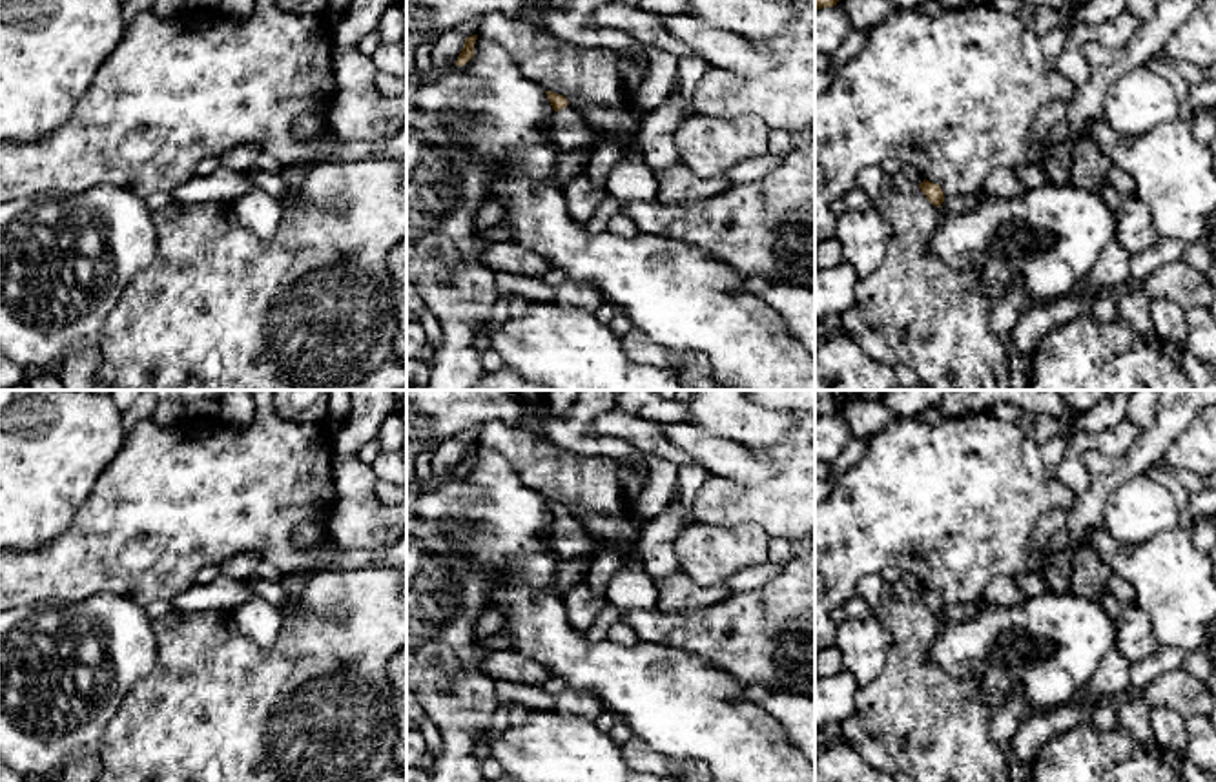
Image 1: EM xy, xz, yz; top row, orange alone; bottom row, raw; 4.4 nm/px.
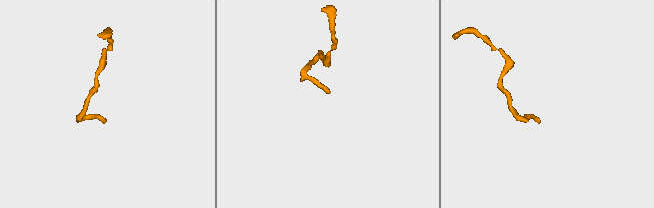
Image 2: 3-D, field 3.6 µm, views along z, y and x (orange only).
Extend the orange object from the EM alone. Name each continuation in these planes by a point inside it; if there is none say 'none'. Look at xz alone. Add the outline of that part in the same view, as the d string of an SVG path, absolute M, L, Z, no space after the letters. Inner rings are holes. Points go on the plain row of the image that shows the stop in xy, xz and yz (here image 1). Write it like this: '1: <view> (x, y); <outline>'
1: xz (569, 540); M567 514L554 520L552 550L560 560L574 560L598 554L602 543L594 540L574 516Z

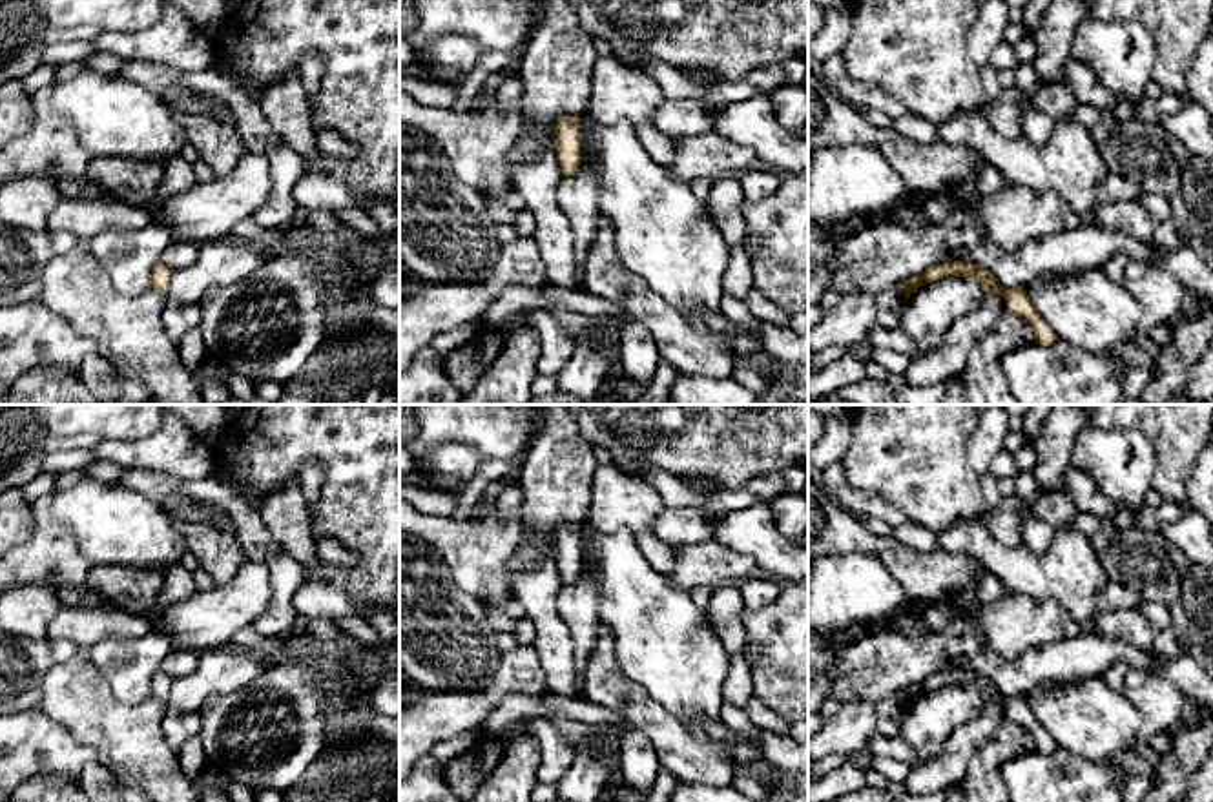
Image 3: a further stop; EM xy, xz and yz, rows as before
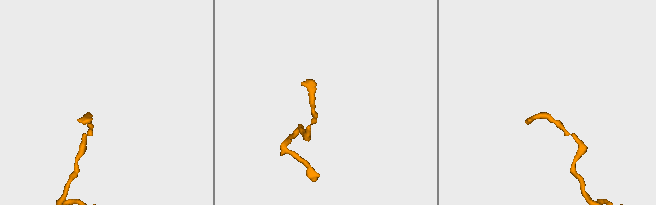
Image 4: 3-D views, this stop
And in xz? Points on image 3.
none

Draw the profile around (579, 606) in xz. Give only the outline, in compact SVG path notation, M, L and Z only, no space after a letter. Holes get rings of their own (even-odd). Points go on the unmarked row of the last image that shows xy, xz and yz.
M582 567L578 580L564 585L560 591L556 605L575 642L576 698L586 702L584 671L596 643L600 623L600 602L595 578Z

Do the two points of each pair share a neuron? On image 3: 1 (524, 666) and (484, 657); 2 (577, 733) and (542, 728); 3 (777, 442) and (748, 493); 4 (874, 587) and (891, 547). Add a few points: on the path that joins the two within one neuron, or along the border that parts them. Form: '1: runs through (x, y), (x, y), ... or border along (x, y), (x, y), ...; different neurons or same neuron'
1: border along (504, 653), (495, 677), (484, 688), (471, 693); different neurons
2: border along (549, 720), (575, 755); different neurons
3: border along (781, 469), (757, 474), (734, 489), (719, 489); different neurons
4: border along (841, 555), (874, 555), (901, 586), (907, 598); different neurons

